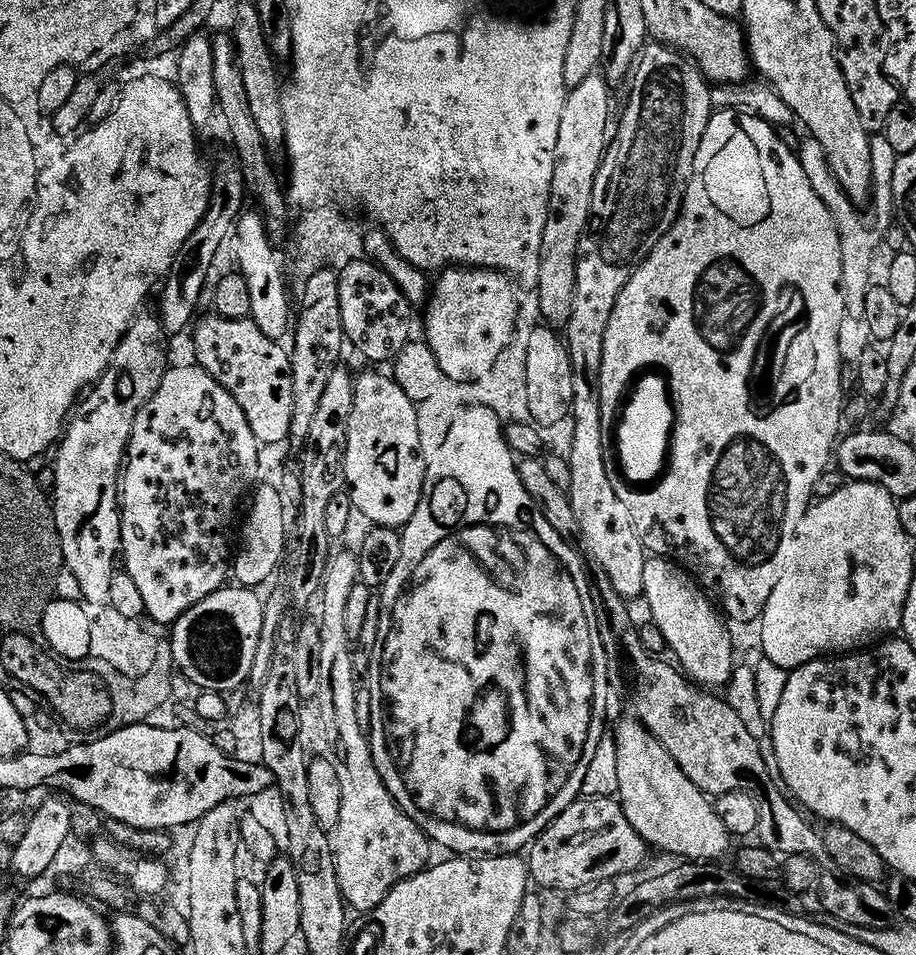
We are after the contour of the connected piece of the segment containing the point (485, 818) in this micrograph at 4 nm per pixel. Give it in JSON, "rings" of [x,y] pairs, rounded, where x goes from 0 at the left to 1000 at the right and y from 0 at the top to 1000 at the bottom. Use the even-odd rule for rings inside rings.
{"rings":[[[511,425],[508,428],[489,445],[481,470],[466,483],[463,519],[452,542],[439,554],[439,582],[421,613],[422,619],[441,621],[428,637],[429,653],[418,654],[417,667],[408,675],[410,696],[406,708],[410,711],[410,721],[404,727],[404,758],[406,762],[415,762],[415,776],[406,779],[406,787],[426,831],[473,885],[481,884],[493,894],[563,894],[569,891],[567,888],[575,889],[624,841],[634,837],[636,819],[657,774],[651,769],[638,768],[638,735],[642,733],[642,712],[646,710],[638,708],[638,660],[655,660],[657,649],[654,644],[651,646],[653,637],[648,631],[647,613],[643,600],[638,600],[636,588],[620,571],[623,569],[600,551],[594,535],[579,521],[574,509],[570,509],[564,479],[550,458],[551,445],[533,427]],[[553,679],[563,694],[556,697],[555,705],[548,693]],[[559,732],[574,732],[576,762],[563,762],[548,754],[552,733]]]}

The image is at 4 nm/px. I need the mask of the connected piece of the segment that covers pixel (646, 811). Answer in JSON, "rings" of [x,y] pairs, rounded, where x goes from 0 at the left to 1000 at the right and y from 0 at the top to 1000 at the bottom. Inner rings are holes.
{"rings":[[[694,752],[681,754],[674,760],[670,776],[675,792],[675,839],[688,864],[692,865],[705,884],[713,889],[722,888],[734,896],[742,896],[738,898],[747,903],[789,902],[789,896],[801,884],[800,875],[793,869],[793,865],[788,865],[788,857],[784,857],[778,839],[745,808],[723,777]]]}

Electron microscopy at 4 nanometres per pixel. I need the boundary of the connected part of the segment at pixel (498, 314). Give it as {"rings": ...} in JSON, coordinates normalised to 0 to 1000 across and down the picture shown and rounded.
{"rings":[[[493,279],[488,283],[479,286],[478,292],[474,297],[474,309],[468,313],[465,319],[465,328],[467,327],[467,352],[465,359],[469,362],[469,366],[474,366],[474,375],[478,375],[478,383],[483,387],[486,399],[502,402],[501,404],[510,404],[521,401],[523,397],[529,395],[539,384],[539,379],[544,377],[544,373],[558,360],[558,356],[562,353],[563,341],[568,336],[570,324],[568,324],[568,310],[563,307],[564,298],[551,286],[532,281],[513,281],[510,279]]]}

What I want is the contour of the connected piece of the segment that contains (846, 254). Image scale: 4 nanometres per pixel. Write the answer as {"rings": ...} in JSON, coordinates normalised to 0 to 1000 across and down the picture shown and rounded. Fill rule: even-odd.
{"rings":[[[879,143],[878,149],[871,154],[870,163],[876,170],[876,176],[880,181],[880,186],[884,190],[884,195],[893,203],[893,207],[907,220],[908,227],[916,238],[917,261],[919,262],[920,279],[920,303],[922,326],[930,332],[942,332],[944,327],[945,308],[952,298],[952,272],[954,270],[954,251],[956,255],[956,245],[950,241],[944,228],[936,215],[919,200],[913,184],[906,178],[905,170],[901,165],[901,158],[897,151],[892,146]]]}

